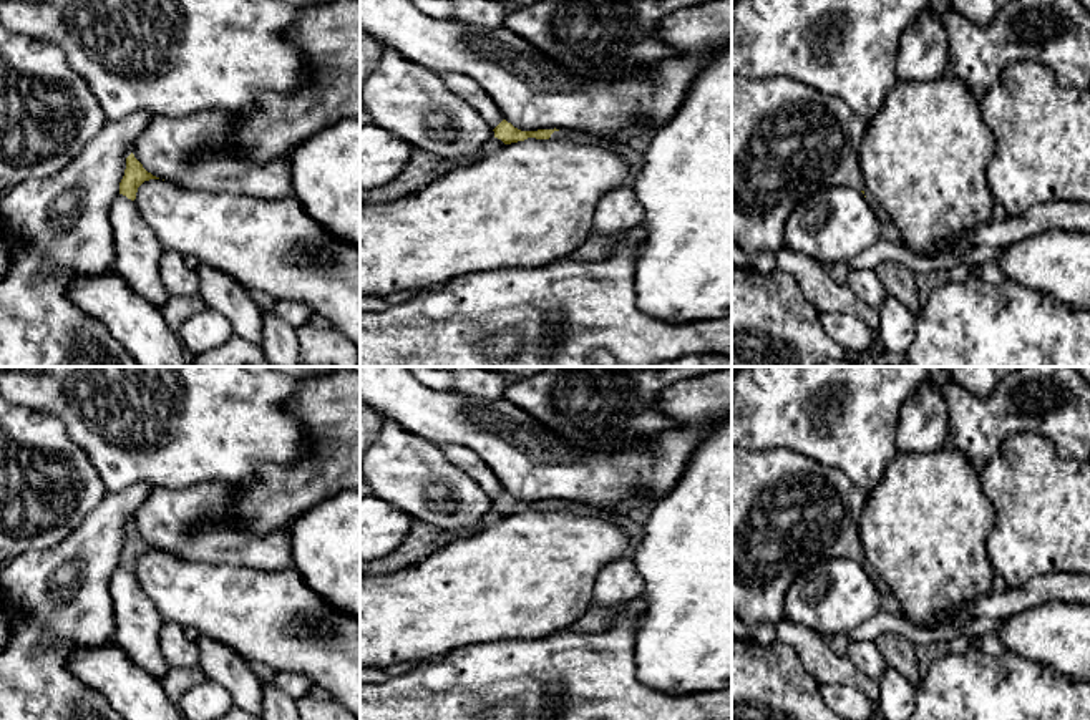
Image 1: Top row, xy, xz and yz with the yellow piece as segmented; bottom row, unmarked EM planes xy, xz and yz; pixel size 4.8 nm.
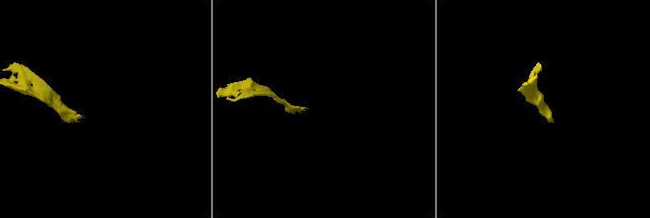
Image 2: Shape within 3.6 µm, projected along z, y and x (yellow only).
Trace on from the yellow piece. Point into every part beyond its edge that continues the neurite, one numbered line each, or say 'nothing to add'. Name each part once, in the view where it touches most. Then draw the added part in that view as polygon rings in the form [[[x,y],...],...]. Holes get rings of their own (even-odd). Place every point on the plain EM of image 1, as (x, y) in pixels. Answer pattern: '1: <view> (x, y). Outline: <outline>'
1: xz (574, 508). Outline: [[[567,501],[554,503],[551,506],[551,509],[554,509],[554,511],[564,511],[564,513],[572,513],[572,514],[577,514],[577,516],[584,516],[584,514],[589,513],[589,508],[586,508],[584,504],[567,503]]]

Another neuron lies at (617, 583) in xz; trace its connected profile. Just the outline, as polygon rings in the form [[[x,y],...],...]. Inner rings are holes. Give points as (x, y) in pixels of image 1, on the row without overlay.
[[[630,556],[606,564],[594,582],[592,601],[602,607],[619,607],[644,594],[644,579]]]

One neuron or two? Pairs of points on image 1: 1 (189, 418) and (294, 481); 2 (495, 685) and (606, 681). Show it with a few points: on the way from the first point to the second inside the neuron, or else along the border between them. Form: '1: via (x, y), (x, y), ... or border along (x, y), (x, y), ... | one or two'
1: border along (306, 457), (291, 465), (266, 465), (239, 485) | two
2: via (523, 677), (578, 677) | one

